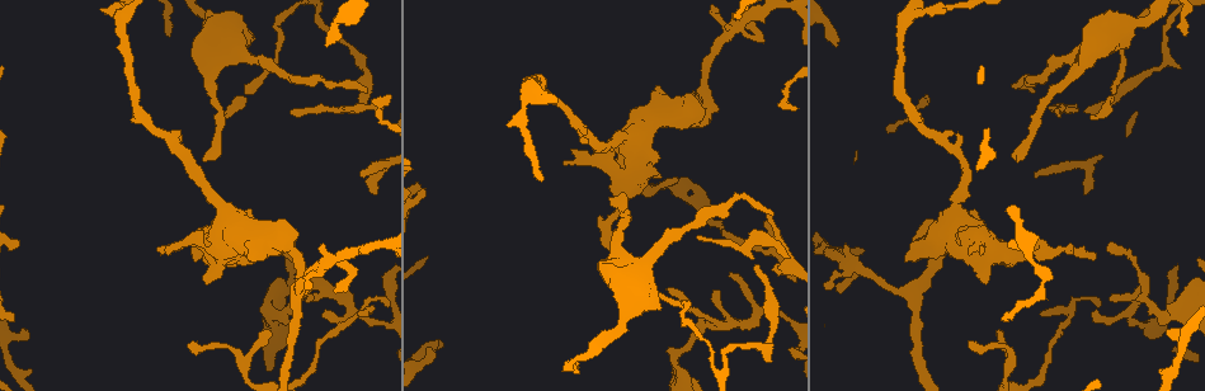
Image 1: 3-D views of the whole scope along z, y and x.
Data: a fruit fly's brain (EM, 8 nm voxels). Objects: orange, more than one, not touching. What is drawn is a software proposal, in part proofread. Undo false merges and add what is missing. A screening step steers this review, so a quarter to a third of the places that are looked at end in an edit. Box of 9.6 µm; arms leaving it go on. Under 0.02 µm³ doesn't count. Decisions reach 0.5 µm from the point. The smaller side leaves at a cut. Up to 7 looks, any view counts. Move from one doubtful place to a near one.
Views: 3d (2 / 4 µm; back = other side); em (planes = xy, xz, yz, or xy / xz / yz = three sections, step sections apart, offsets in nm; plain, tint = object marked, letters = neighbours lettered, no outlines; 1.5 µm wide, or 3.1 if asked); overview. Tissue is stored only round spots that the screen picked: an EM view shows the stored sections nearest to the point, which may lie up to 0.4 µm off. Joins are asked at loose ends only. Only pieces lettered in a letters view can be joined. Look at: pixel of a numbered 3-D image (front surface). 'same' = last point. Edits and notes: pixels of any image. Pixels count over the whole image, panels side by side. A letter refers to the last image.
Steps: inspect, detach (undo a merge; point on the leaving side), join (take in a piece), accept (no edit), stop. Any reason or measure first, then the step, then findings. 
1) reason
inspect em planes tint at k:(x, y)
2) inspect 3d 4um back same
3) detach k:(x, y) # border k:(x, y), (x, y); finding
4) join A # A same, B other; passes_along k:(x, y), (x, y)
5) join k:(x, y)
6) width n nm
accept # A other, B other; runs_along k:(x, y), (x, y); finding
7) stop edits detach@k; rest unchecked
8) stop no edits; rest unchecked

end of a long branch
inspect em planes letters at 1:(731, 18)

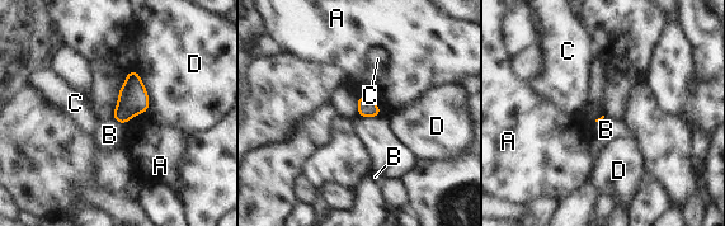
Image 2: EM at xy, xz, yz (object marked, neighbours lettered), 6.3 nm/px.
longest_contact D 280 nm
accept # A other, B other, C other, D other; no lettered piece goes on from it

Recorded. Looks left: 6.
thin end
inspect em planes tint at 1:(678, 180)

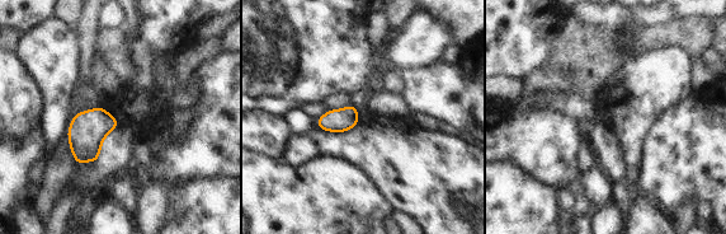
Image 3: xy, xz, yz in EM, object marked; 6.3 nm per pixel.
inspect em planes letters same

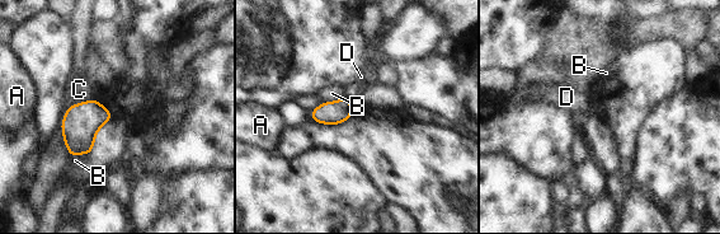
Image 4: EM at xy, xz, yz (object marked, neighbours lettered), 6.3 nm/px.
accept # A other, B other, C other, D other; border 4:(344, 96), (351, 102); no lettered piece goes on from it

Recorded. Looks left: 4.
thin end
inspect 3d 2um at 1:(1043, 312)

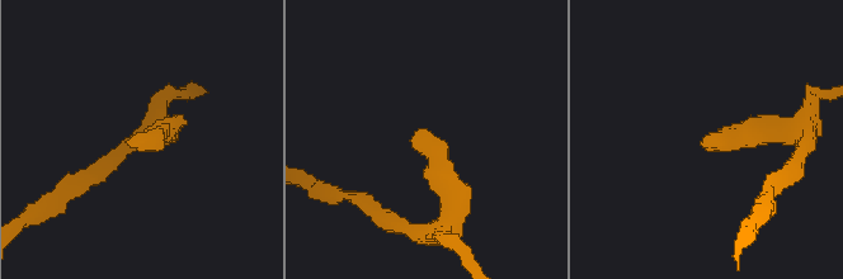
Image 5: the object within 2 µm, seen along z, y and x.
inspect em planes letters at 5:(720, 143)

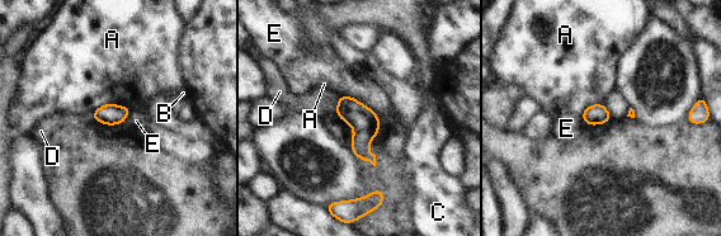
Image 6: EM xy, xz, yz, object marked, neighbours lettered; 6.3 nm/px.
accept # A other, B other, C other, D other, E other; border 6:(344, 94), (366, 104), (380, 117); no lettered piece goes on from it

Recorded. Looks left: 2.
stop no edits; rest unchecked

